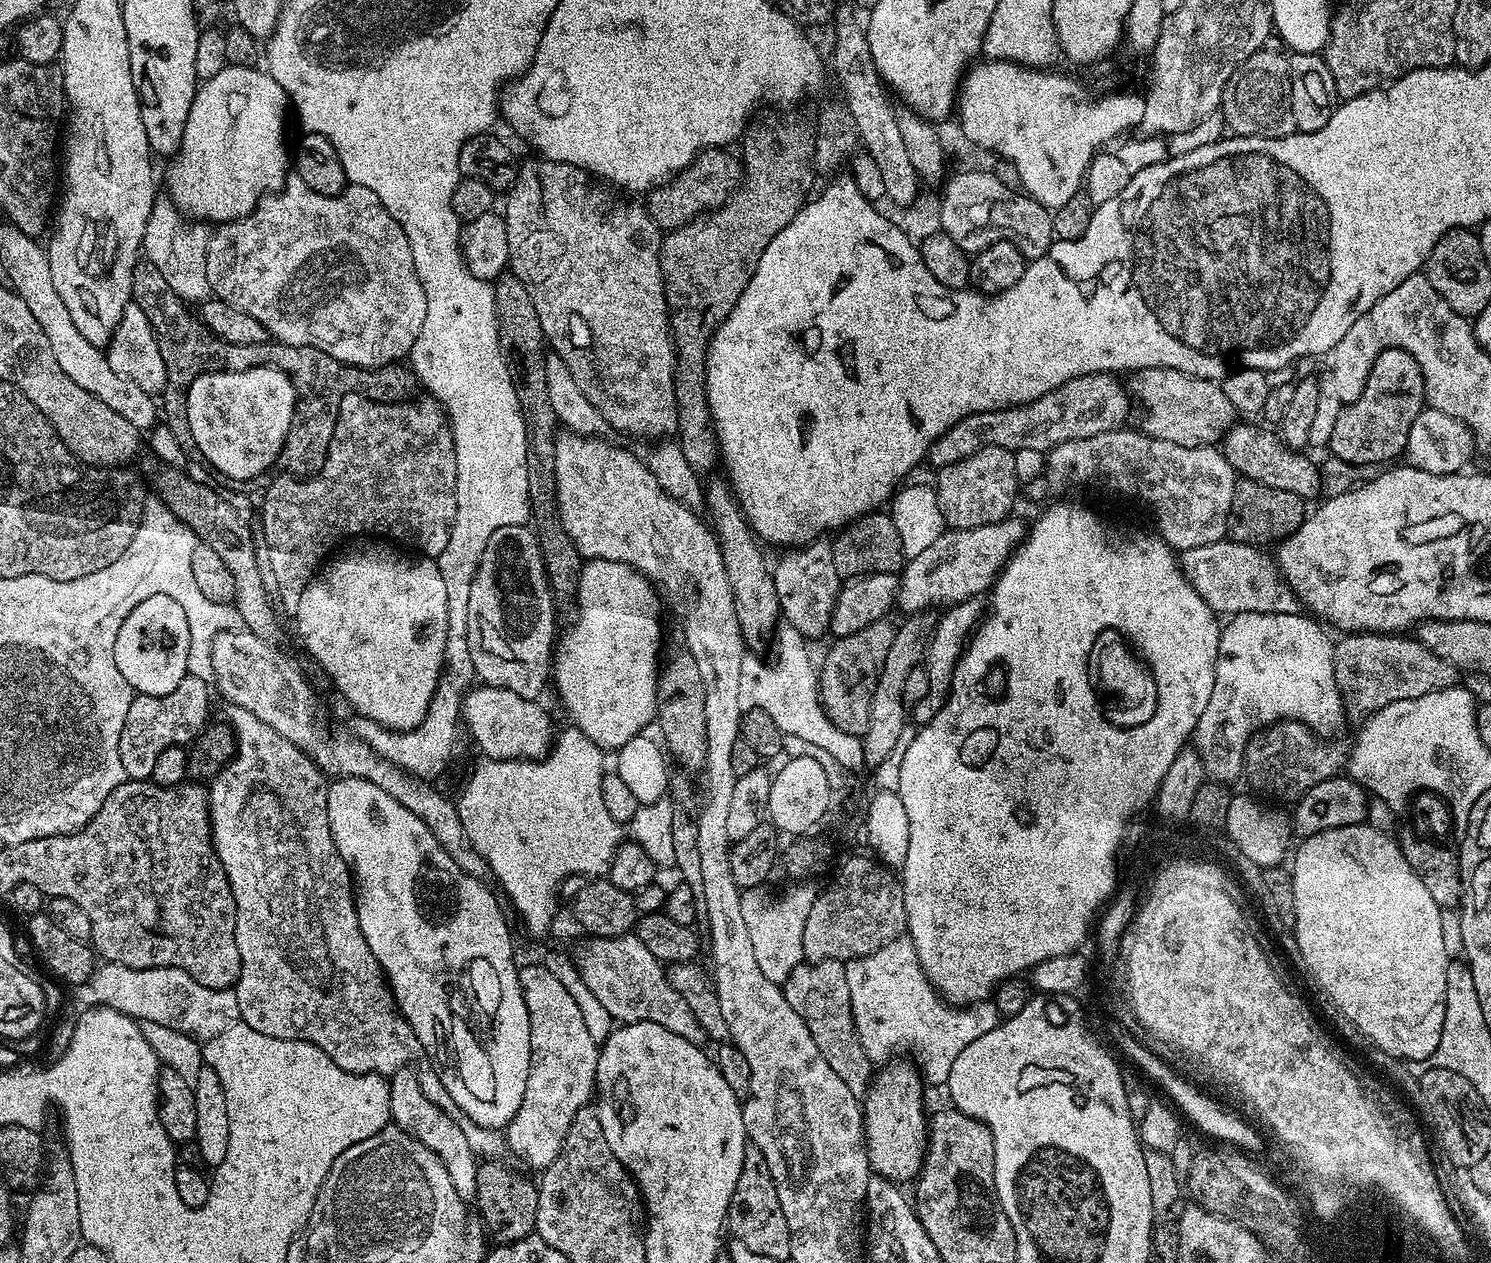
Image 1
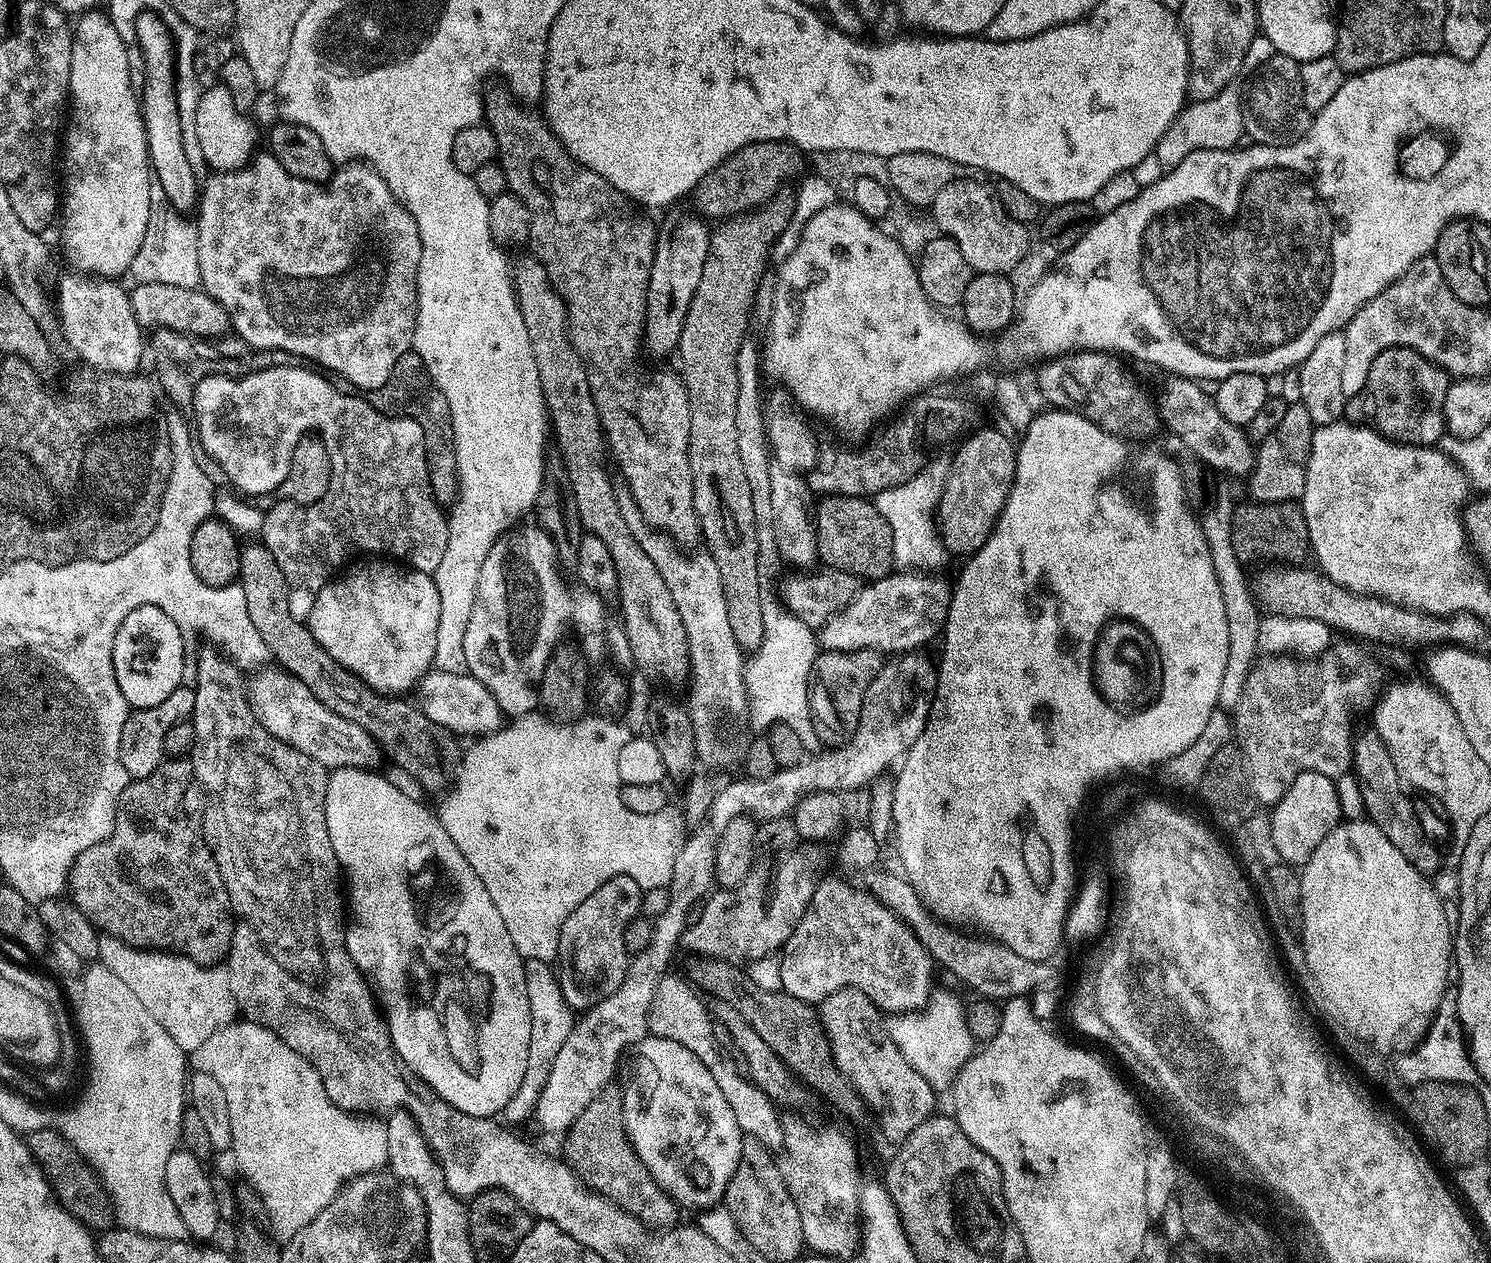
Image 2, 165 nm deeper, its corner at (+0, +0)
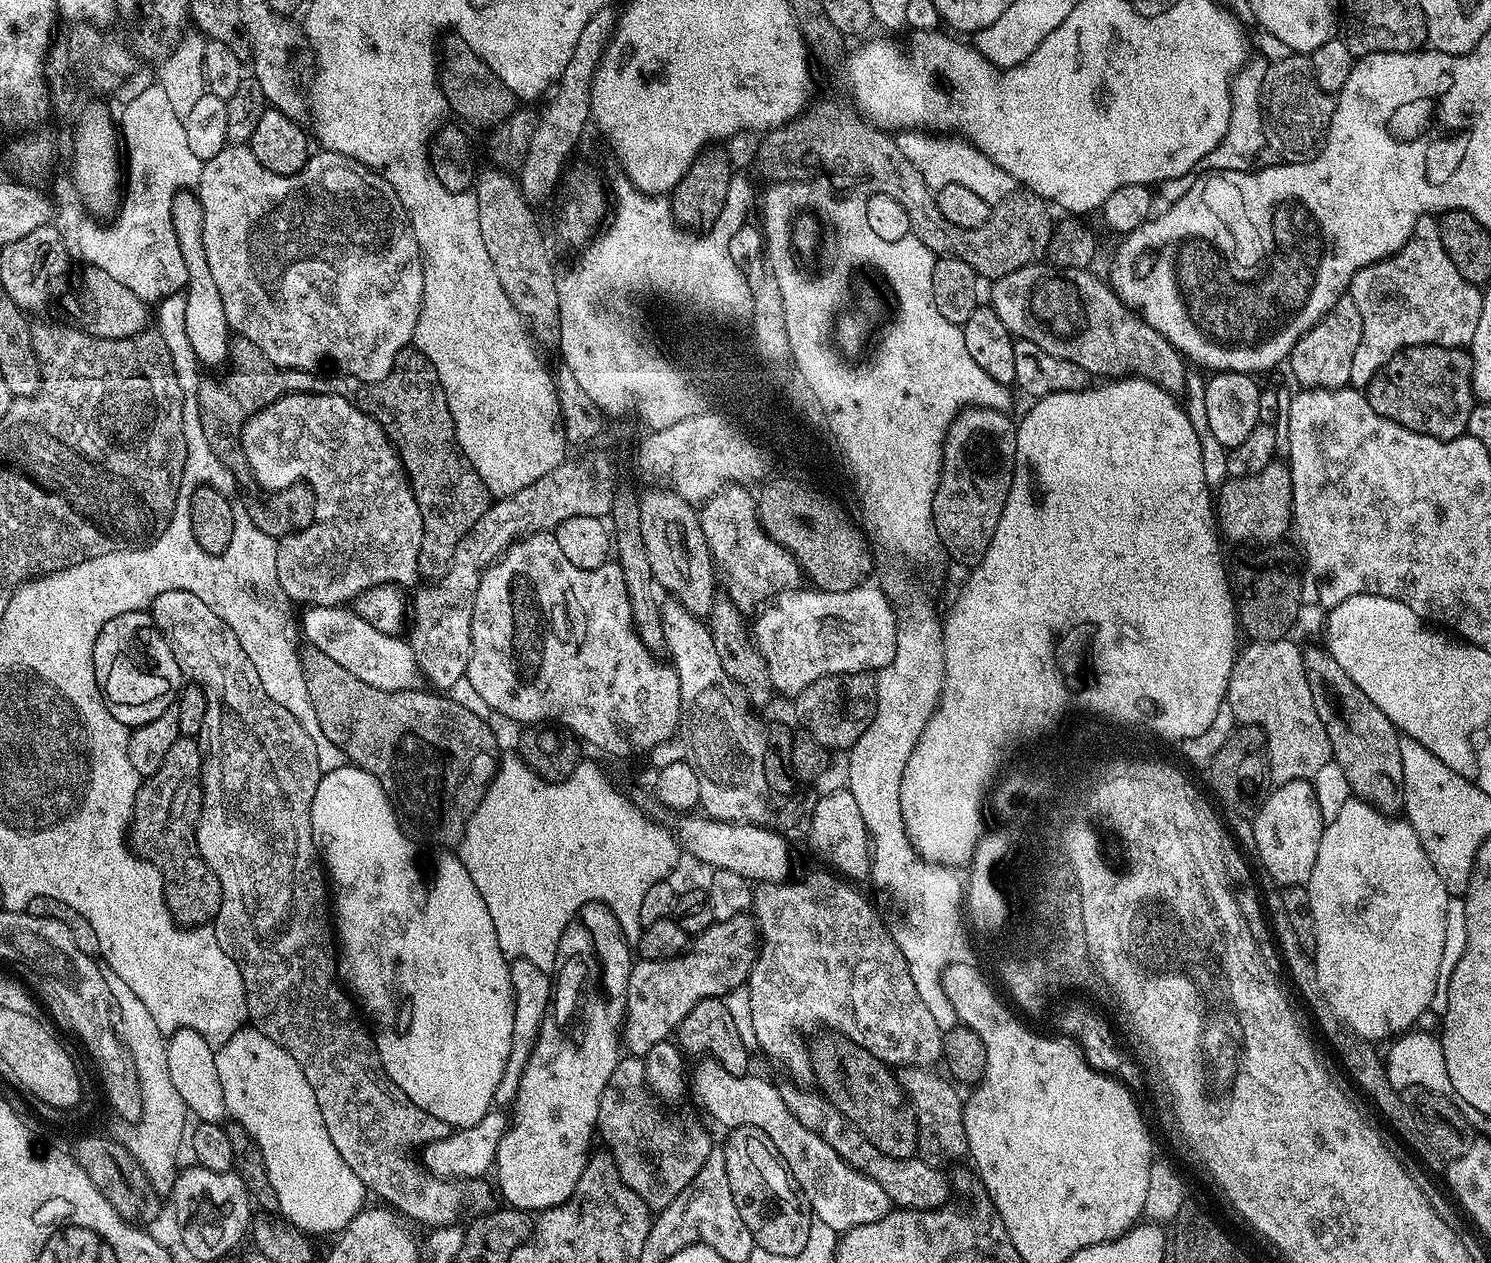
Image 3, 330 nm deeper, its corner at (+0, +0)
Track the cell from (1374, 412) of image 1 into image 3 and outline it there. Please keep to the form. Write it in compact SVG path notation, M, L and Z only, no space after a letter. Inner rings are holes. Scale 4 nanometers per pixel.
M1433 344L1404 348L1374 374L1366 395L1379 416L1406 426L1406 430L1439 440L1457 440L1467 433L1474 407L1472 357L1465 349Z

